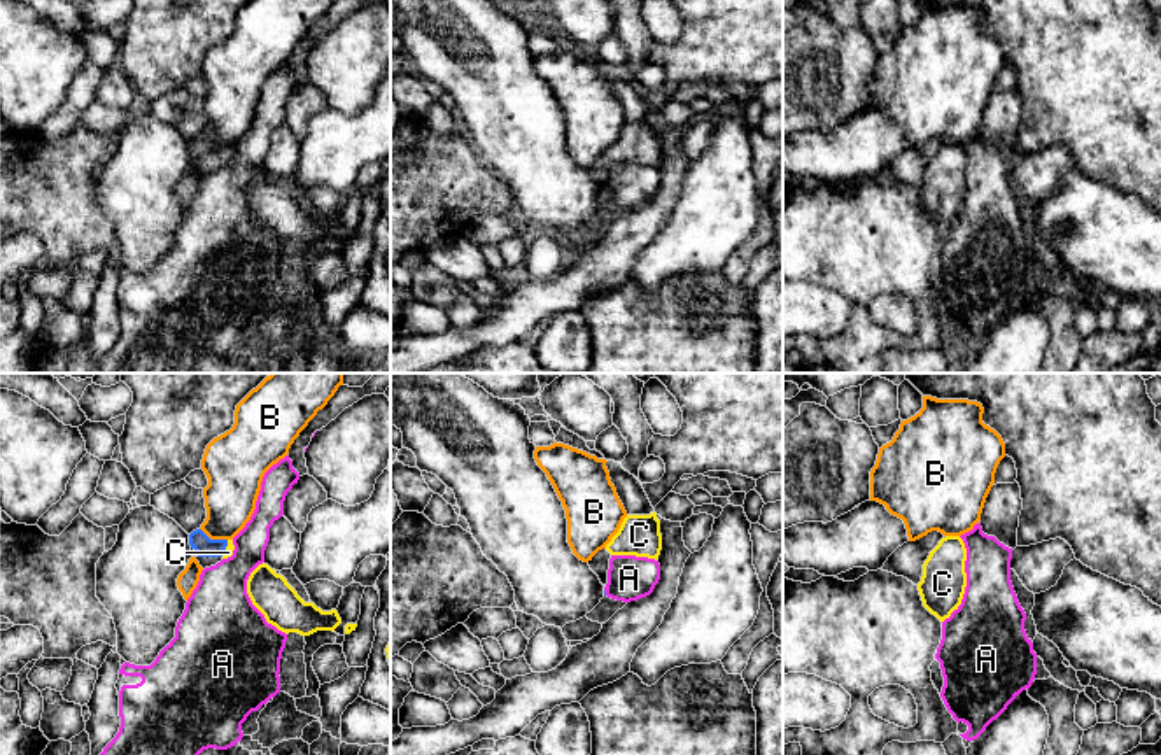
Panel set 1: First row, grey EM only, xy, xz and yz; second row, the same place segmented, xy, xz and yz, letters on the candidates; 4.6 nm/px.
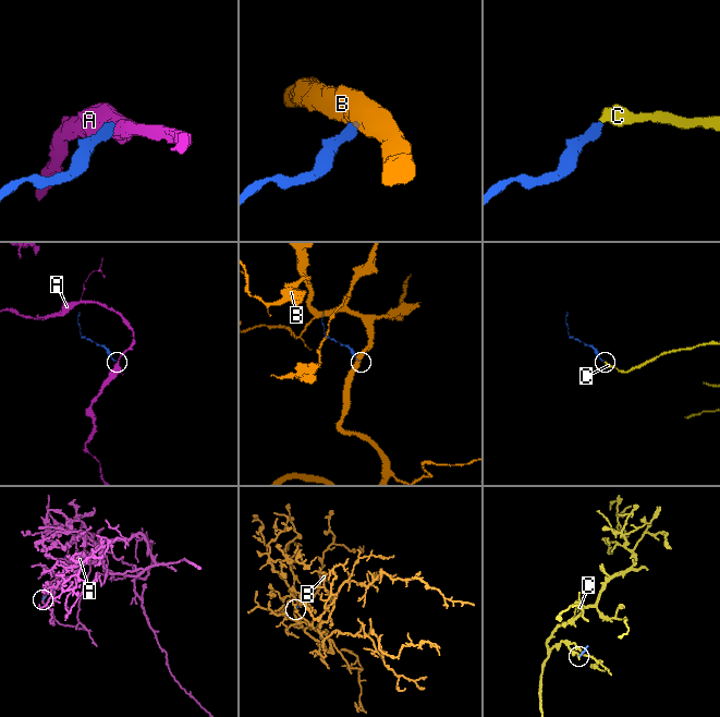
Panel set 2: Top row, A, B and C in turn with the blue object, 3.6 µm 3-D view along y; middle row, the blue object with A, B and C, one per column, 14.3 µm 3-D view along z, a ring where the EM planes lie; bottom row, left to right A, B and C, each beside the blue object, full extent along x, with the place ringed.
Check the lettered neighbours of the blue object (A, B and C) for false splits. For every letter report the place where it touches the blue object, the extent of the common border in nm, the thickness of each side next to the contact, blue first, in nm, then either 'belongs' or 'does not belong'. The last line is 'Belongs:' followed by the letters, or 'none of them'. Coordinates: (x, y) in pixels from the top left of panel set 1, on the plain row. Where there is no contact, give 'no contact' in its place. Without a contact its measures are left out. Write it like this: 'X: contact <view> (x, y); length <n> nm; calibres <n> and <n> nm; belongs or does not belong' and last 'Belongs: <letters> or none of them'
A: contact xz (605, 200); length 30 nm; calibres 20 and 200 nm; does not belong
B: contact xy (214, 148); length 140 nm; calibres 90 and 240 nm; does not belong
C: contact xy (225, 156); length 90 nm; calibres 90 and 50 nm; belongs
Belongs: C

